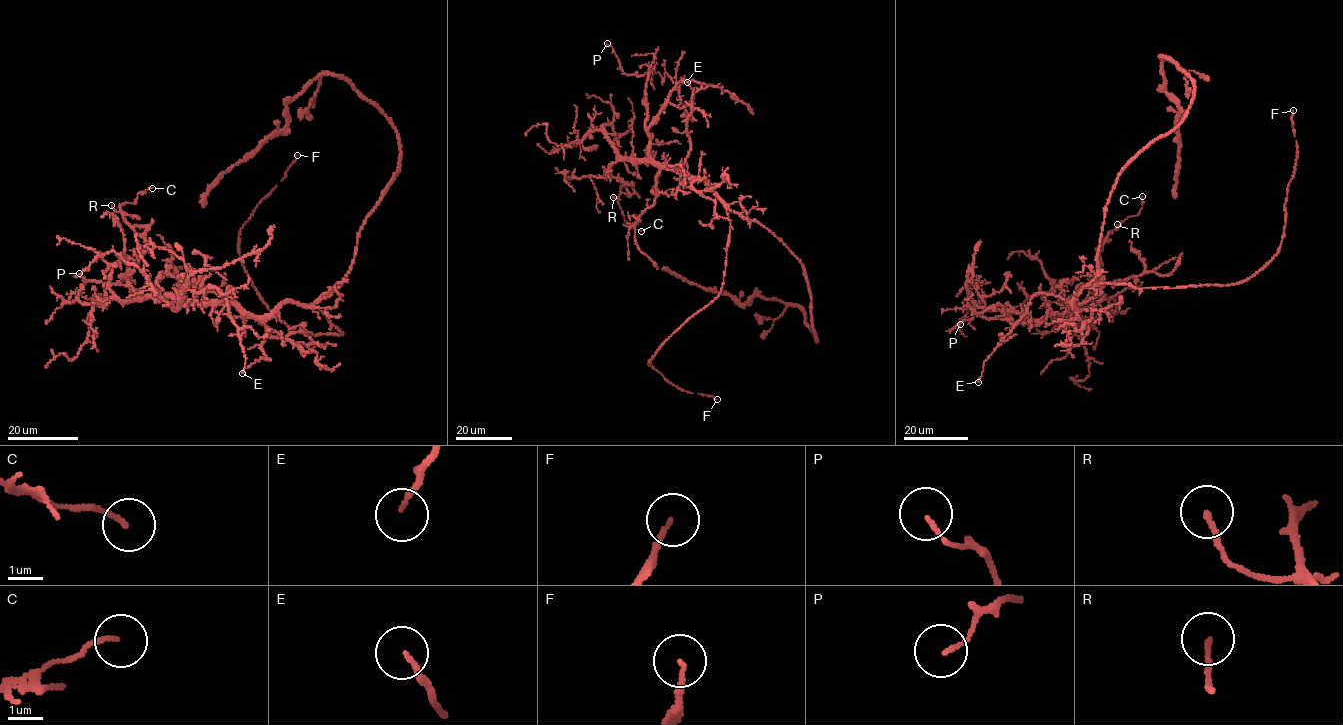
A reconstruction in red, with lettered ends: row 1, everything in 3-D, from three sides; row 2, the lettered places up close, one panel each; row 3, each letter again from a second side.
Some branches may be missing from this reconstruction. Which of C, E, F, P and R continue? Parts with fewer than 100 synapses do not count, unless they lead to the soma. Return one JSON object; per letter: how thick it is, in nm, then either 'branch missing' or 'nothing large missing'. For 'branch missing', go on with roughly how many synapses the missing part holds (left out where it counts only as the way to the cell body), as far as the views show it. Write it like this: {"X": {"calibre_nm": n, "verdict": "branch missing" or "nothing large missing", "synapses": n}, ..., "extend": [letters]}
{"C": {"calibre_nm": 120, "verdict": "nothing large missing"}, "E": {"calibre_nm": 120, "verdict": "nothing large missing"}, "F": {"calibre_nm": 120, "verdict": "branch missing"}, "P": {"calibre_nm": 100, "verdict": "nothing large missing"}, "R": {"calibre_nm": 140, "verdict": "nothing large missing"}, "extend": ["F"]}

